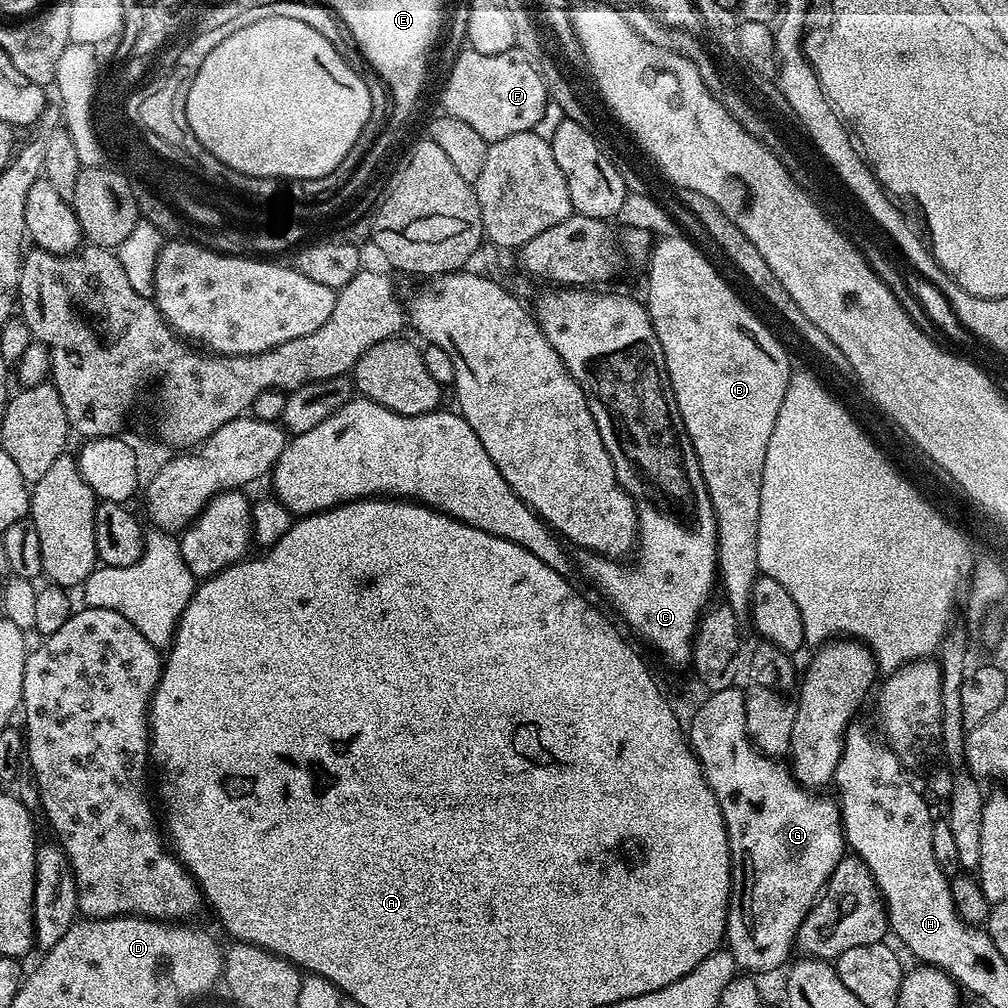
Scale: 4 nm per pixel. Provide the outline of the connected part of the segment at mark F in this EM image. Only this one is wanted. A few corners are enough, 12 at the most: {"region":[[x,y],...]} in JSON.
{"region":[[523,48],[452,64],[443,111],[489,142],[550,101]]}

